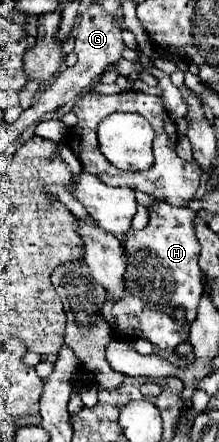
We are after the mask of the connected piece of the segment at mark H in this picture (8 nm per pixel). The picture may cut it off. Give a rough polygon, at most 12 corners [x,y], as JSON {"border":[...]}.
{"border":[[159,203],[123,239],[127,299],[103,305],[119,339],[189,339],[171,309],[203,293],[197,211]]}

